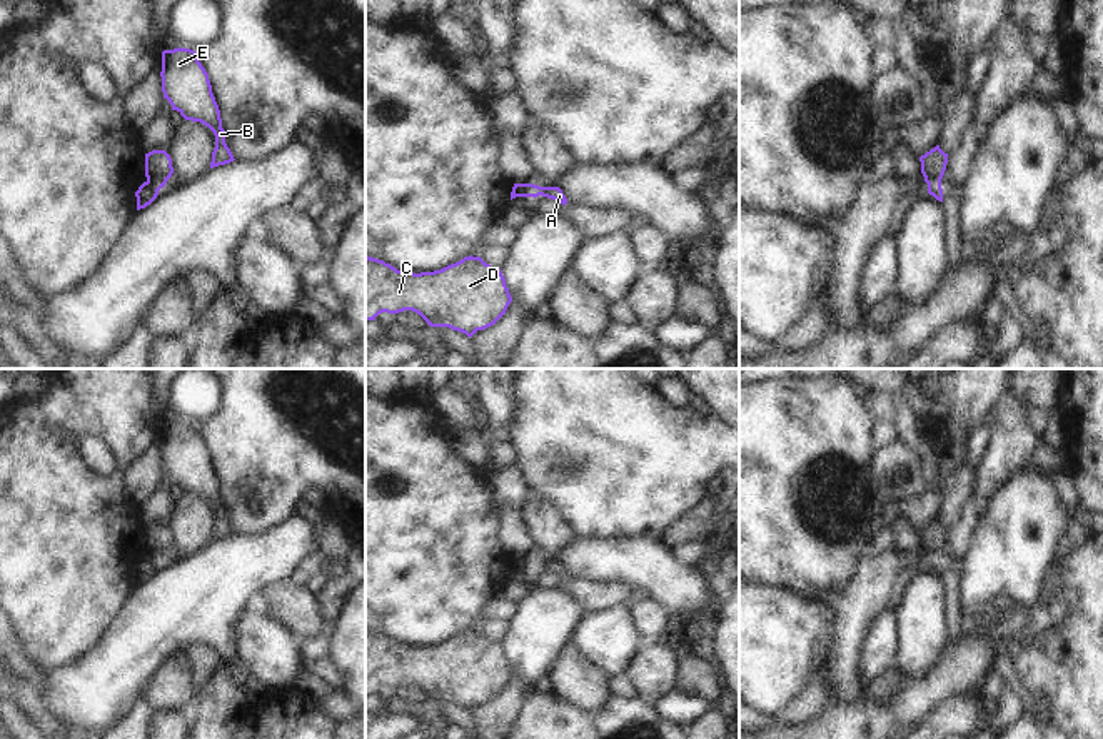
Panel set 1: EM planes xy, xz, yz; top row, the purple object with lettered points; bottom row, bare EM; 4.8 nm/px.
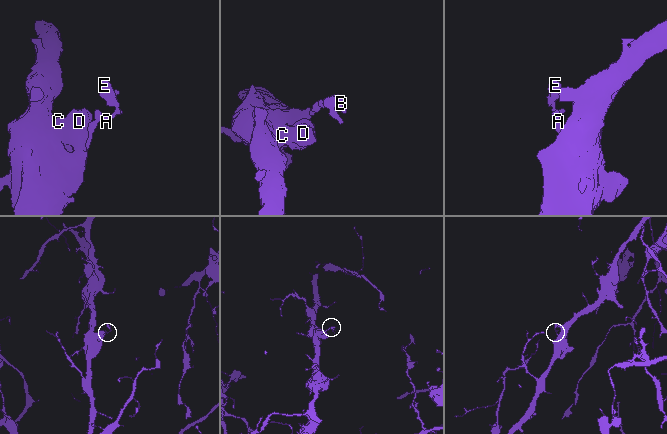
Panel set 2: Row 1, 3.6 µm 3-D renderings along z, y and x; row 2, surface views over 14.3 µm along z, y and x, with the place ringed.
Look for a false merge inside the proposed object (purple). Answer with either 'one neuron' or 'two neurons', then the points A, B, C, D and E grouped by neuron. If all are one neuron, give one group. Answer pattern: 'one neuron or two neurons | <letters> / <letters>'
two neurons | A B E / C D

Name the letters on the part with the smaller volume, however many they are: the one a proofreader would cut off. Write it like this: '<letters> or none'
A, B, E.

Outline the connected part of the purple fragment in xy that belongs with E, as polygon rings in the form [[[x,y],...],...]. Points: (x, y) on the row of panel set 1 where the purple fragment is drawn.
[[[174,48],[162,52],[162,92],[172,110],[185,120],[200,122],[215,135],[210,168],[234,162],[234,155],[225,143],[220,110],[212,93],[209,73],[190,48]]]

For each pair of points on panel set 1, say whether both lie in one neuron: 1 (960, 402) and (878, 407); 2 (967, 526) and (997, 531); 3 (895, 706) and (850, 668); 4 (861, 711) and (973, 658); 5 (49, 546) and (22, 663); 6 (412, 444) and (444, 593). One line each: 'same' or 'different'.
1: different
2: different
3: different
4: same
5: different
6: same

